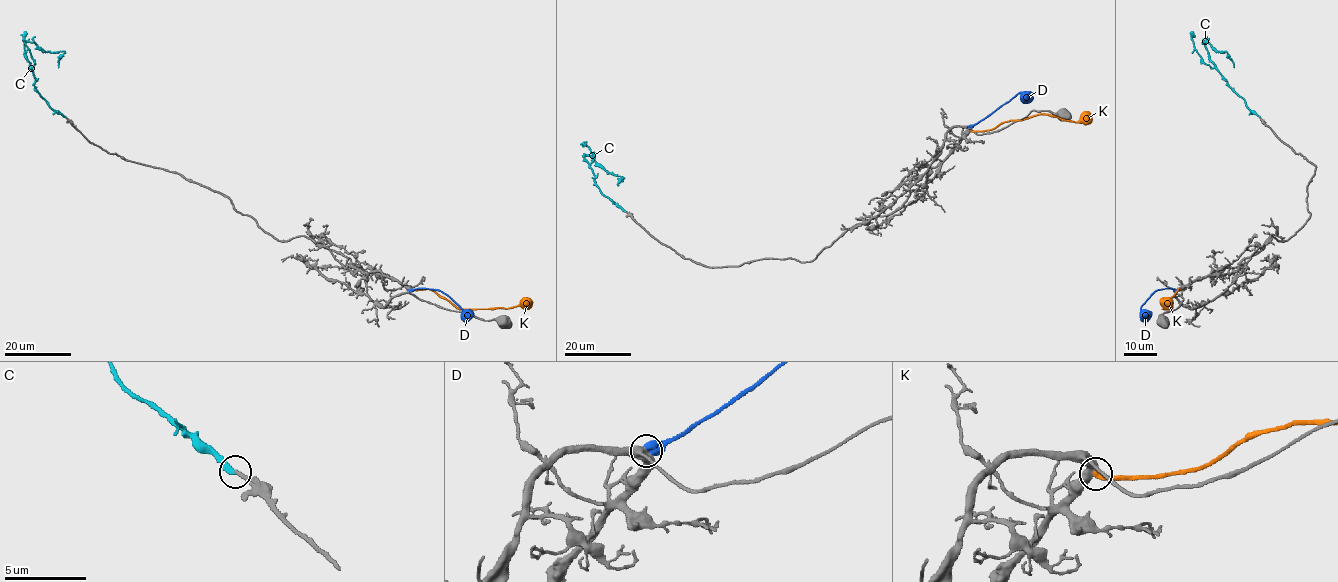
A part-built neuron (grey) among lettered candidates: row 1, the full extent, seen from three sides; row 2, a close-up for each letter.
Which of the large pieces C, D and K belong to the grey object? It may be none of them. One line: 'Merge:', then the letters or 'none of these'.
Merge: C

